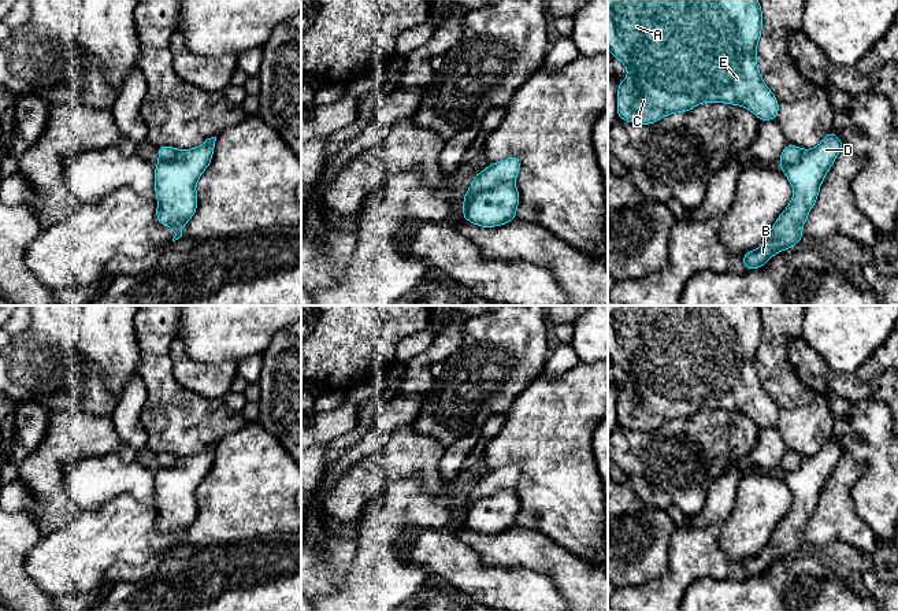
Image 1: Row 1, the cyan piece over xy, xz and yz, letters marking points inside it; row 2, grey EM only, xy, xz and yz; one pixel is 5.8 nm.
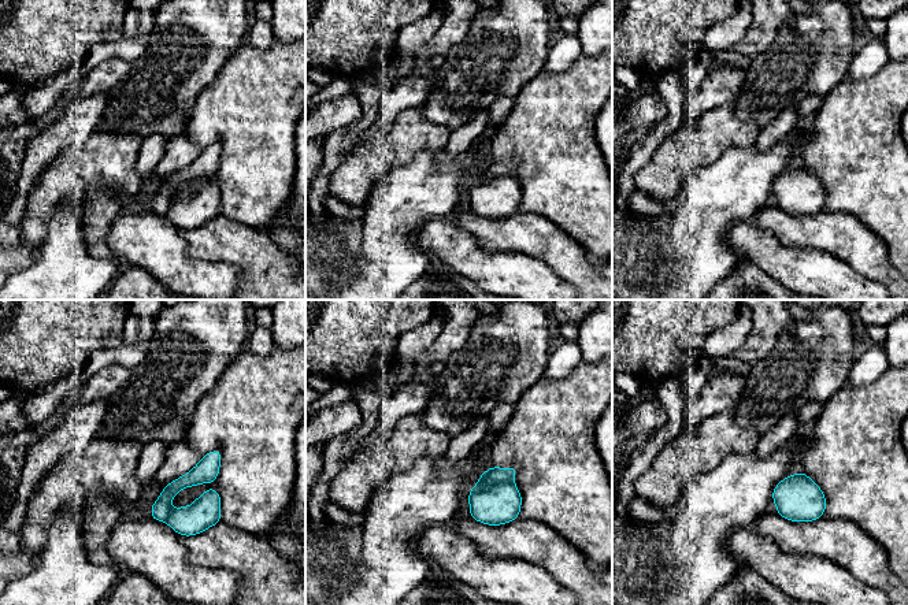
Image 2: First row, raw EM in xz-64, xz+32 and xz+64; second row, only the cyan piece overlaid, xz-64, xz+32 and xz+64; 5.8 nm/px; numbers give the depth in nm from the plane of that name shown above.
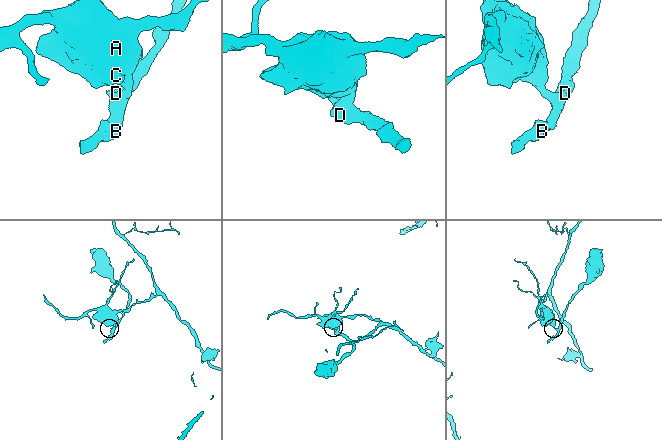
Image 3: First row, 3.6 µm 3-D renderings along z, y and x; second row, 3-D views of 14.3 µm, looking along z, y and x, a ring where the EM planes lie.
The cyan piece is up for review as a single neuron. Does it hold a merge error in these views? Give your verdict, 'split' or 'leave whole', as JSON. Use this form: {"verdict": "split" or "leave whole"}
{"verdict": "split"}

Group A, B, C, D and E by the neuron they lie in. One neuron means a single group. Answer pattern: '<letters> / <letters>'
A C E / B D

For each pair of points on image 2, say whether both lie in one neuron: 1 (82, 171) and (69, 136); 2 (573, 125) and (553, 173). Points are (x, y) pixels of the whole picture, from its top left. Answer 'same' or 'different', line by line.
1: different
2: same

